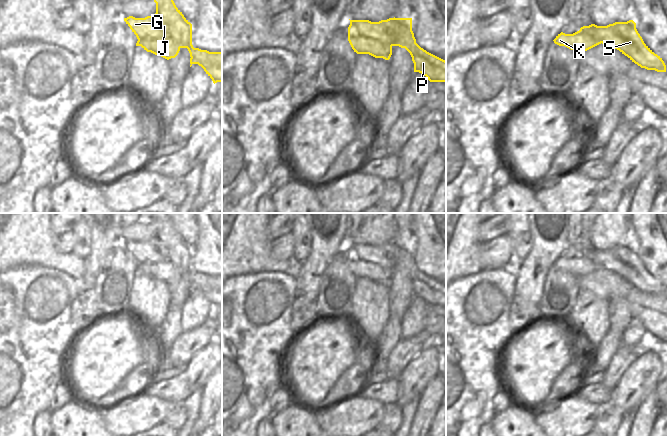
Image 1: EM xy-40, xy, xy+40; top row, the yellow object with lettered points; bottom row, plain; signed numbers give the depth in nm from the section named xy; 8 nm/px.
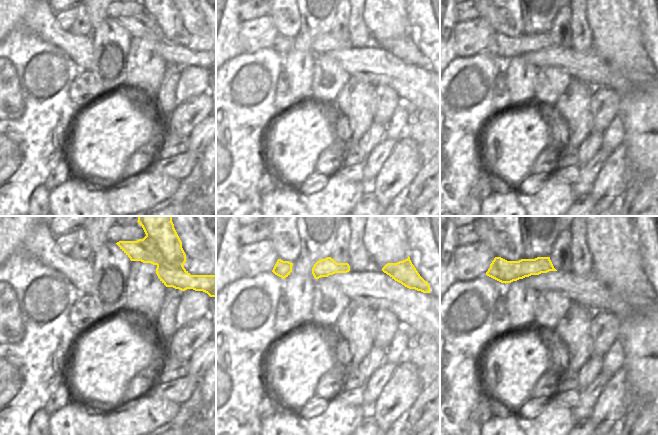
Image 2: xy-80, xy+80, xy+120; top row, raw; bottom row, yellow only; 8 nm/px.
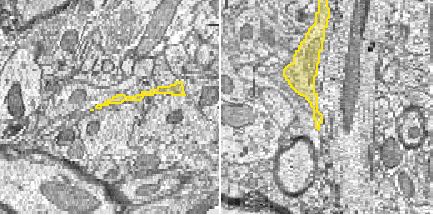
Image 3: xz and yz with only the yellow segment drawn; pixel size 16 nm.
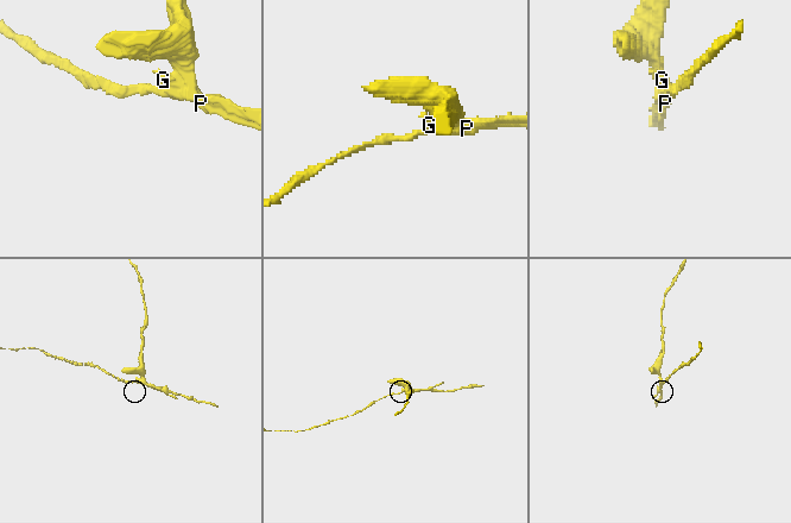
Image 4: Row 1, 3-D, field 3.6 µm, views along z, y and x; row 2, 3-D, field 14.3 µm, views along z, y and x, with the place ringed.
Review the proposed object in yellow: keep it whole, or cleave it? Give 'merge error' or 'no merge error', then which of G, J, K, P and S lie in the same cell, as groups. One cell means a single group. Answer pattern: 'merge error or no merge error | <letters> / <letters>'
merge error | G J P S / K

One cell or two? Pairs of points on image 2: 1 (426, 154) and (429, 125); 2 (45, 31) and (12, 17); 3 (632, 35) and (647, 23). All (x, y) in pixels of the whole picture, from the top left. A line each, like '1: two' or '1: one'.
1: one
2: one
3: two

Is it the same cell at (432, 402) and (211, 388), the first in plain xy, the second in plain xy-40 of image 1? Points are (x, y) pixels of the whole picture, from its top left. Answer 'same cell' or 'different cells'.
same cell

